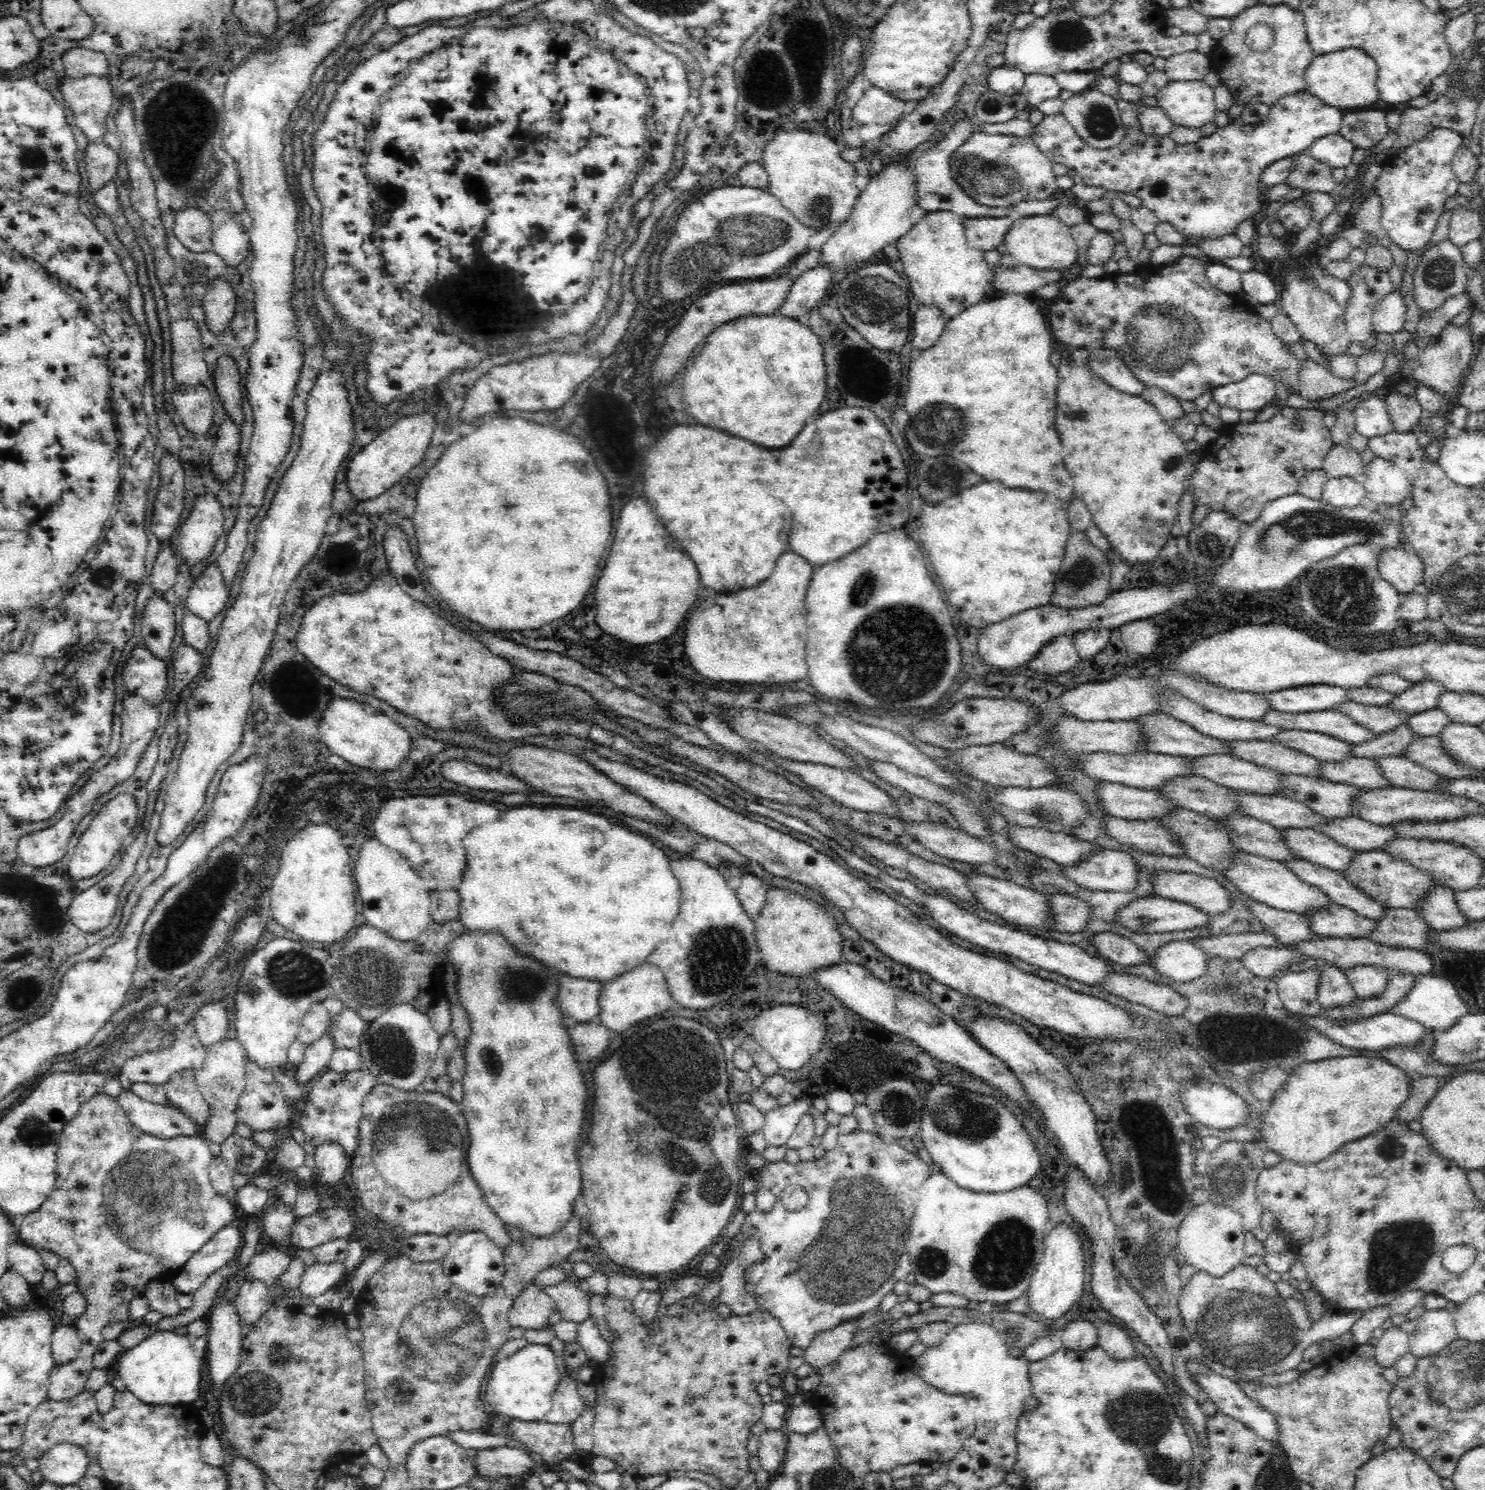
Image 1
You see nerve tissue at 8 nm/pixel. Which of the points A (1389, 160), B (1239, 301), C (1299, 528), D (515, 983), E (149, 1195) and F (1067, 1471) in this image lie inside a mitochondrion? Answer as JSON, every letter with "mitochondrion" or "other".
{"A":"other","B":"other","C":"mitochondrion","D":"mitochondrion","E":"mitochondrion","F":"other"}

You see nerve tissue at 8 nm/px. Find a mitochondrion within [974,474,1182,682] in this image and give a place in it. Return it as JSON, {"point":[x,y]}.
{"point":[1079,577]}

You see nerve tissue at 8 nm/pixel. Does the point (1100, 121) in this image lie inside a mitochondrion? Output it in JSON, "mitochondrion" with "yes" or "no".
{"mitochondrion":"yes"}

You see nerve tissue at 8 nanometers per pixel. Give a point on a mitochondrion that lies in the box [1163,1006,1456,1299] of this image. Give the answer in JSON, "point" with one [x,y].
{"point":[1398,1254]}

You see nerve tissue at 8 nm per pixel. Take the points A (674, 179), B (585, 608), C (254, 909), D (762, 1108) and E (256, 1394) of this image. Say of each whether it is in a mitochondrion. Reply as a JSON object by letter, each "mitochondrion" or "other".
{"A":"other","B":"other","C":"other","D":"other","E":"mitochondrion"}

